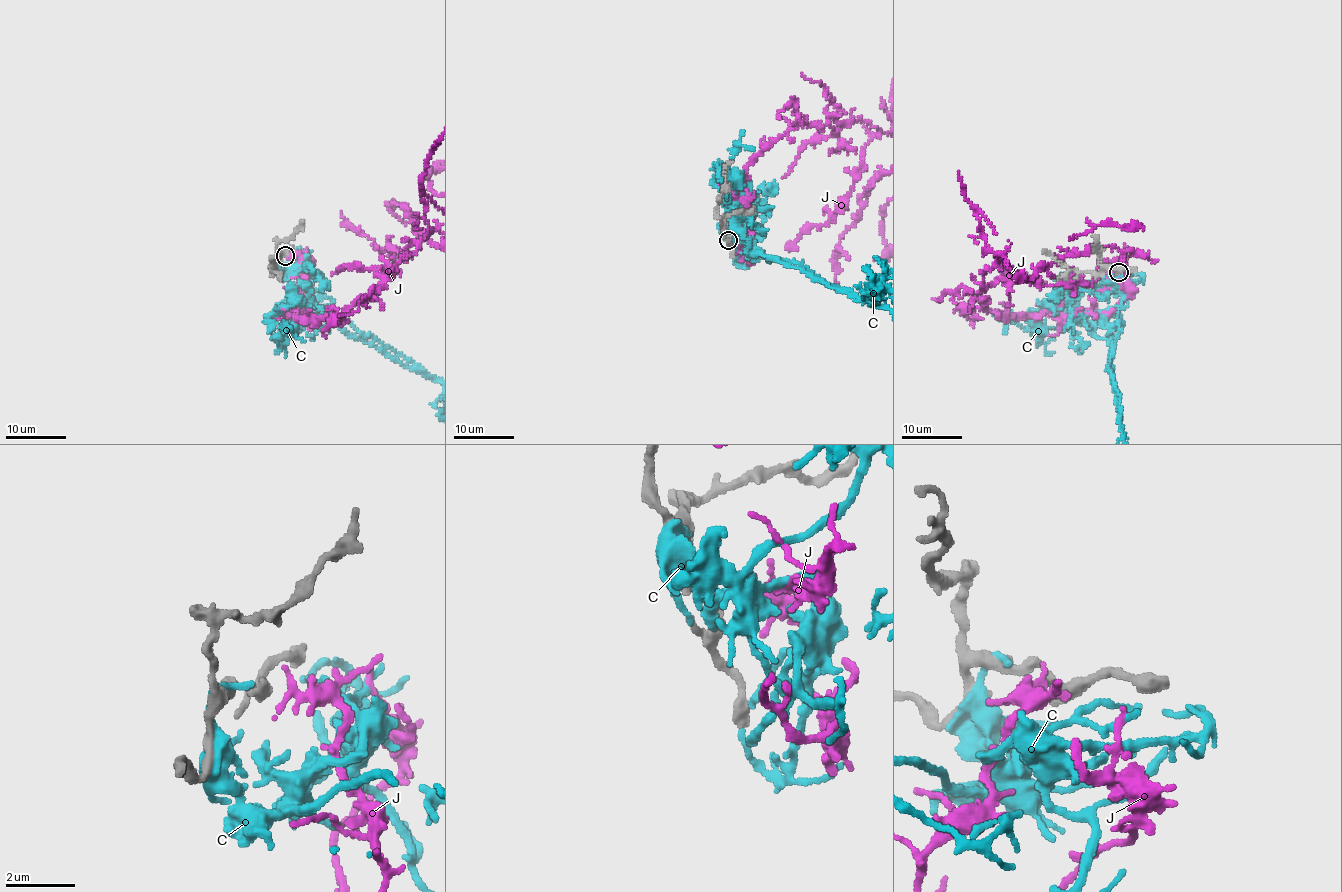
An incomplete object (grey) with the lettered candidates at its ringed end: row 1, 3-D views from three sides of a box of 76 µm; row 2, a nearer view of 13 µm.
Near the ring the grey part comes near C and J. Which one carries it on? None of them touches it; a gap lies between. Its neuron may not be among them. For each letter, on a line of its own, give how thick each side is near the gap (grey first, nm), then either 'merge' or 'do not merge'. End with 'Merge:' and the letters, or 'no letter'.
C: 320/140 nm | do not merge
J: 320/180 nm | do not merge
Merge: no letter

